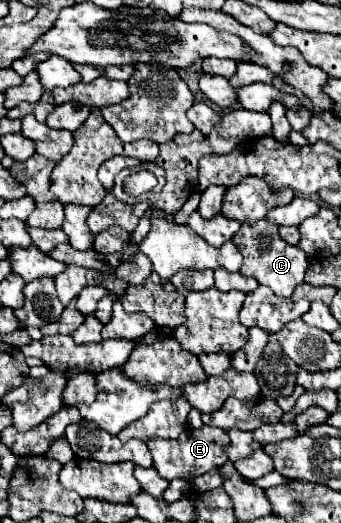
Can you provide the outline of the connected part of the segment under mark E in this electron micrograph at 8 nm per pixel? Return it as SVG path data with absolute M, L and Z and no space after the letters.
M202 425L200 429L190 429L186 427L182 431L182 437L178 439L154 439L150 443L146 443L152 457L154 457L154 467L158 469L158 473L162 473L164 479L172 481L172 479L184 479L184 481L192 481L198 475L208 473L210 469L224 465L228 461L226 453L224 453L224 445L228 445L228 437L226 431L218 429L218 427L210 427L210 425Z

